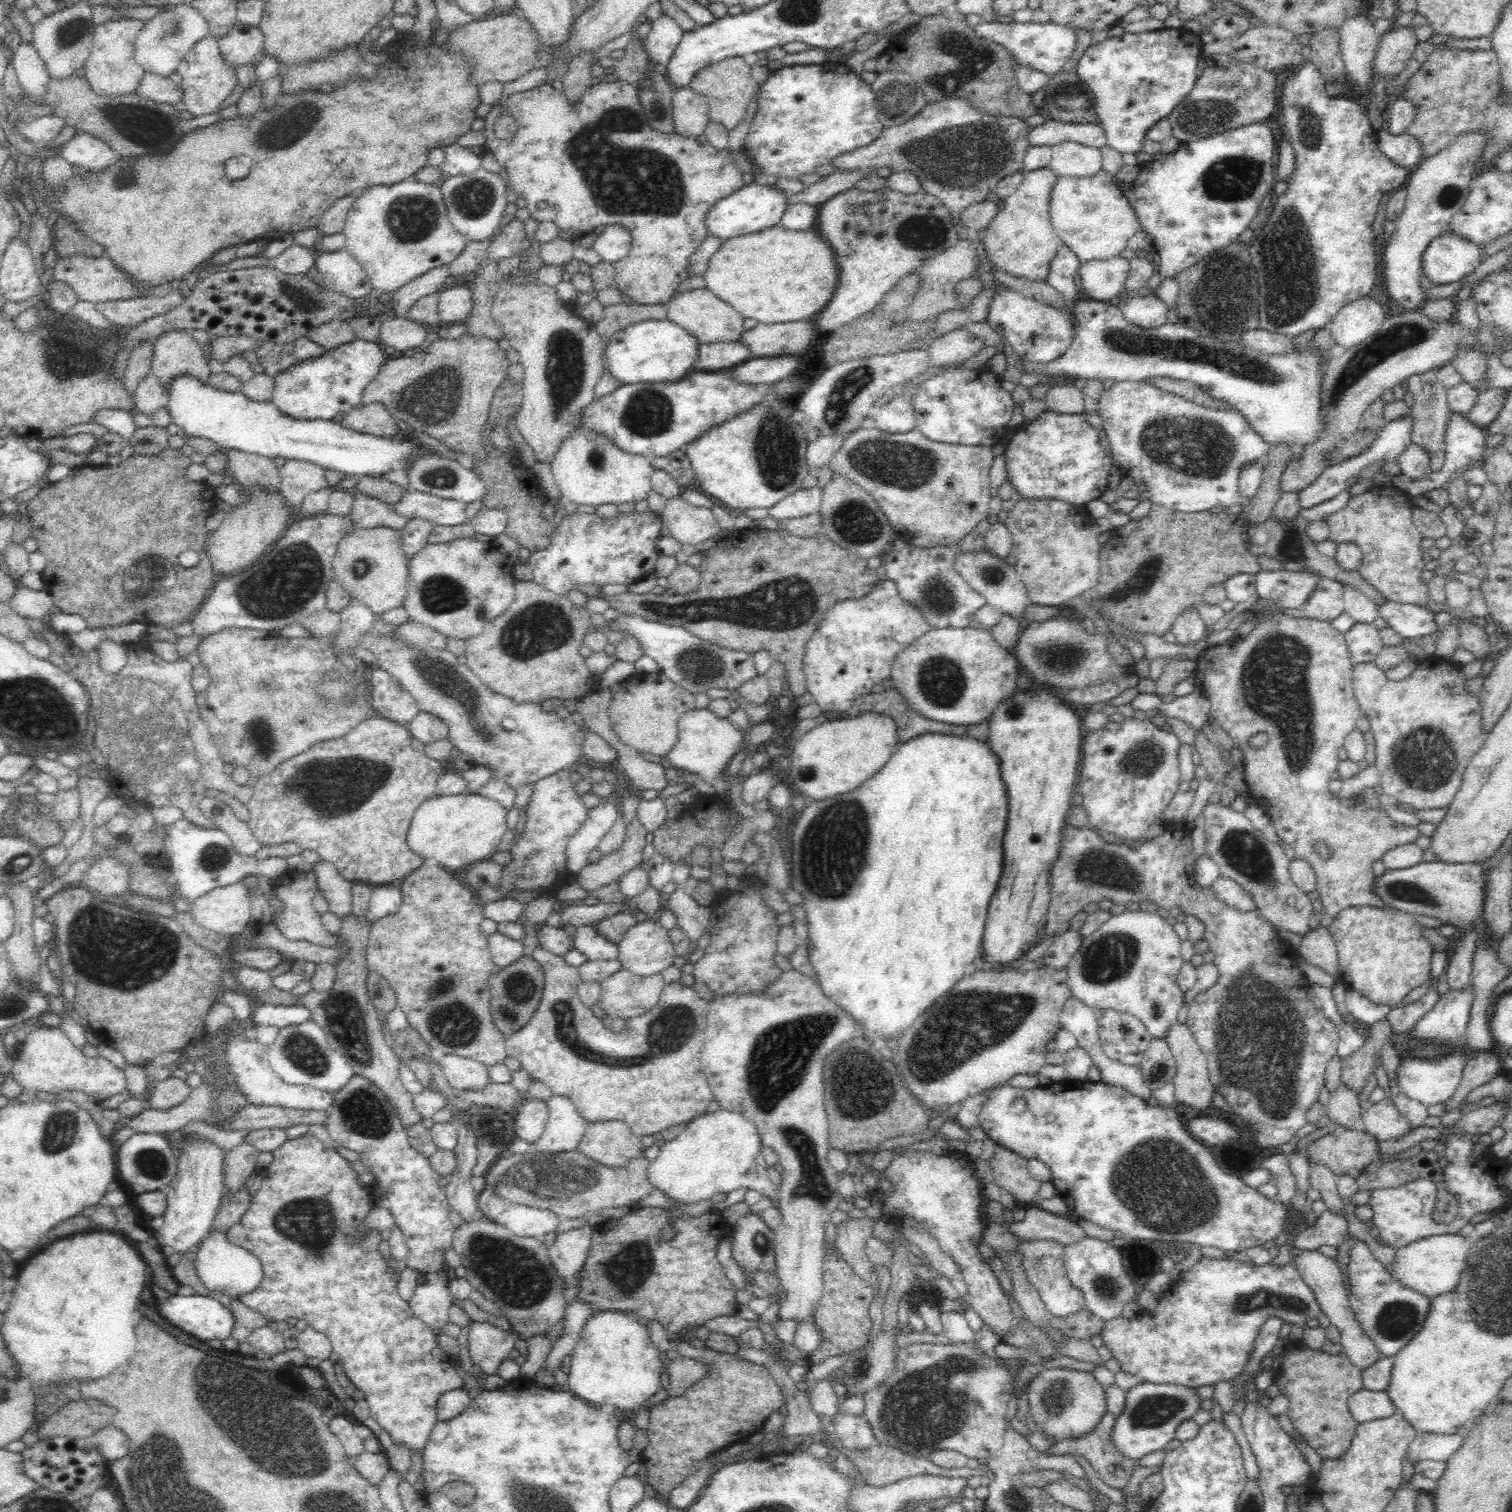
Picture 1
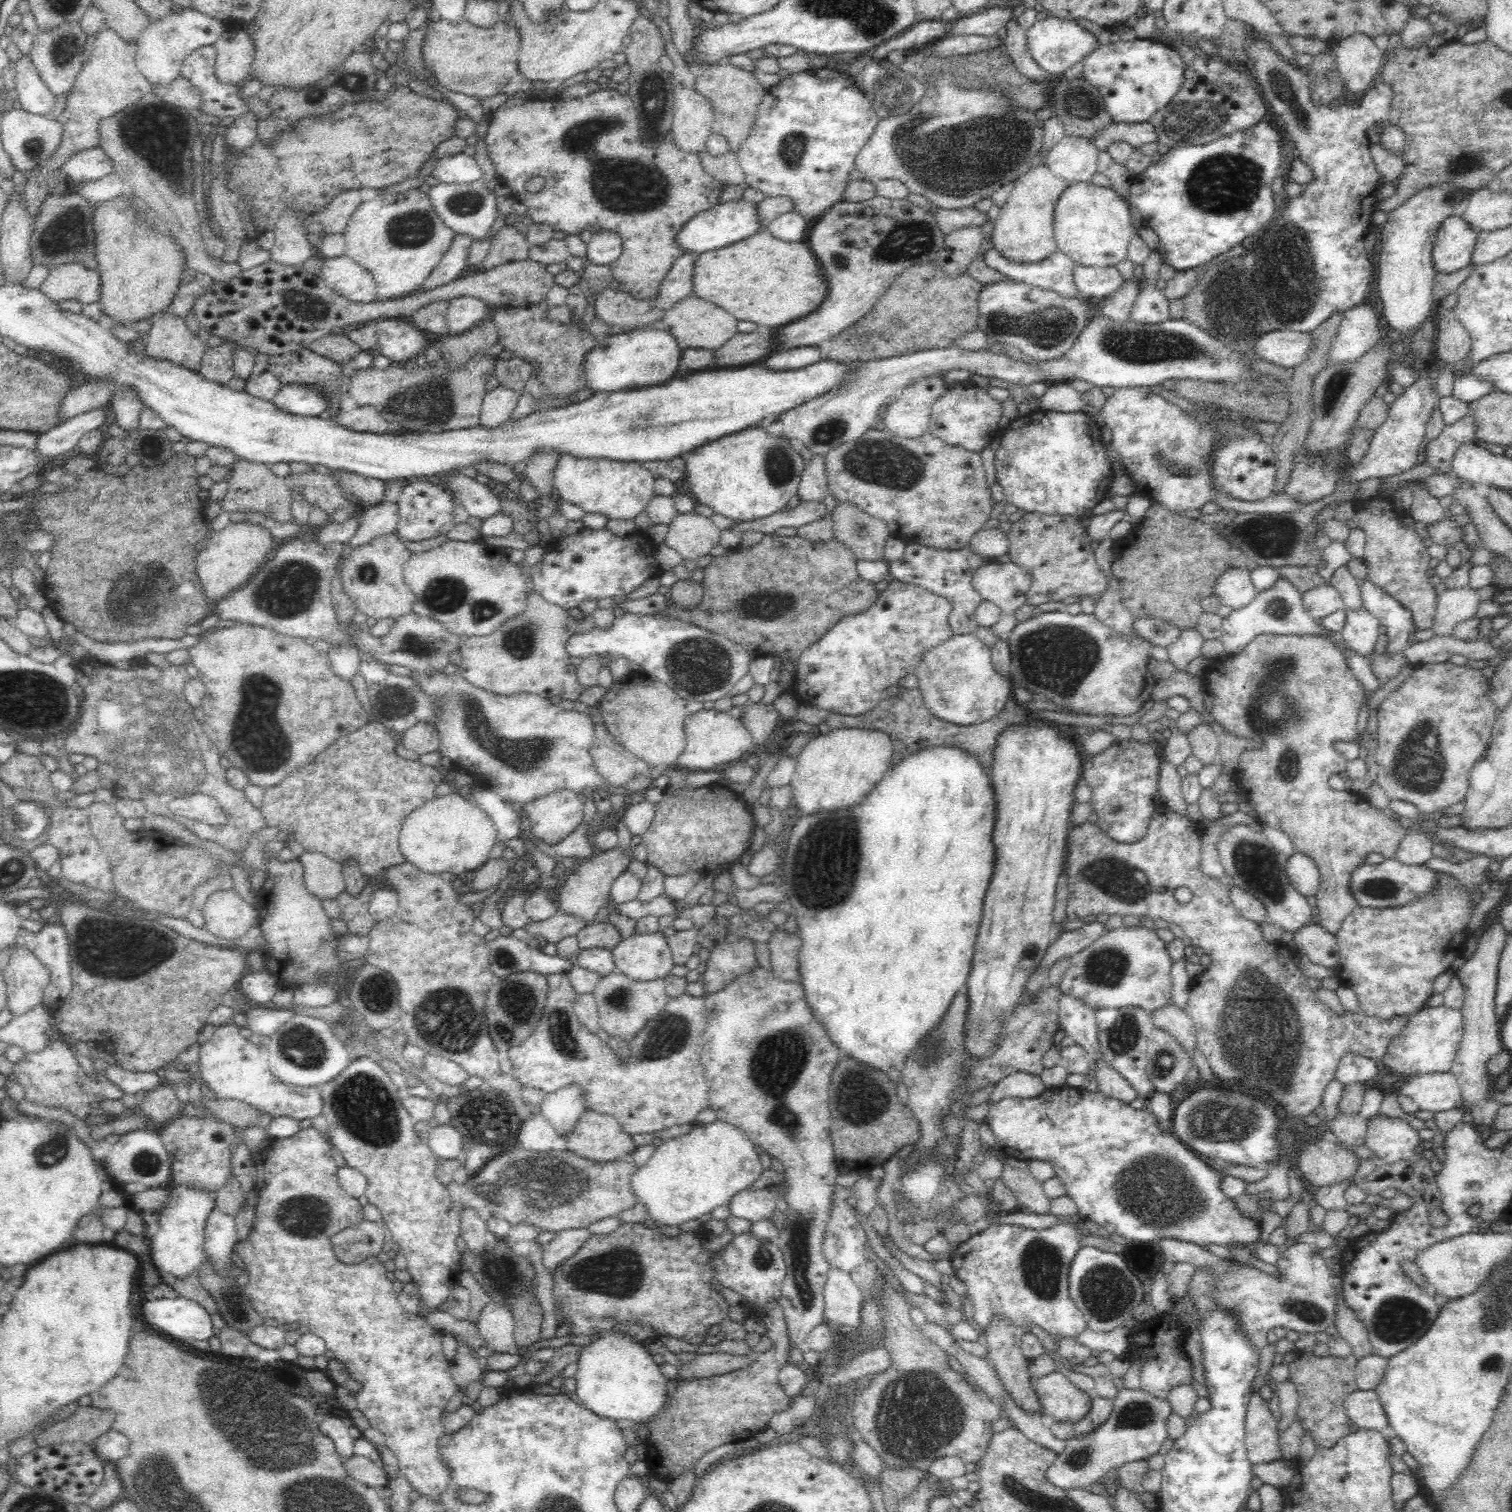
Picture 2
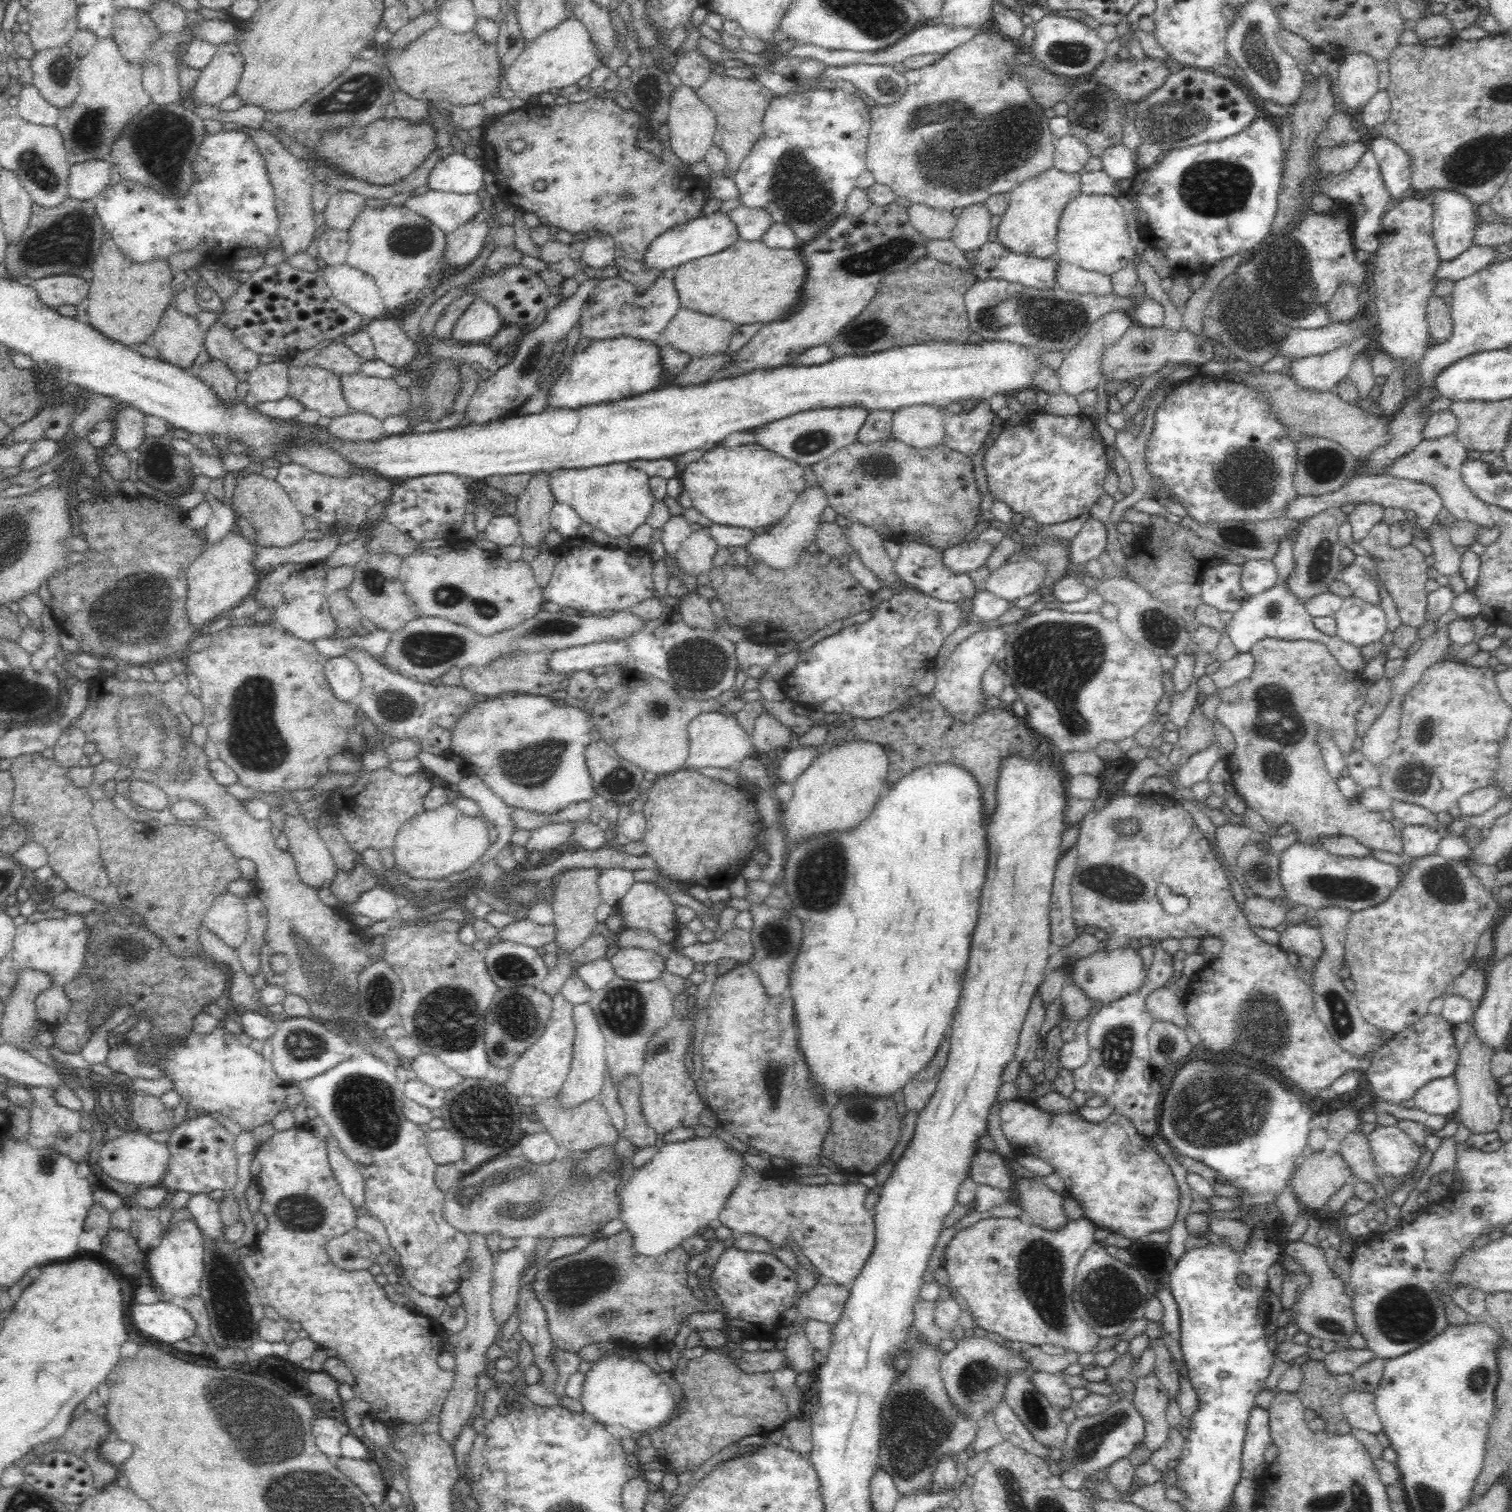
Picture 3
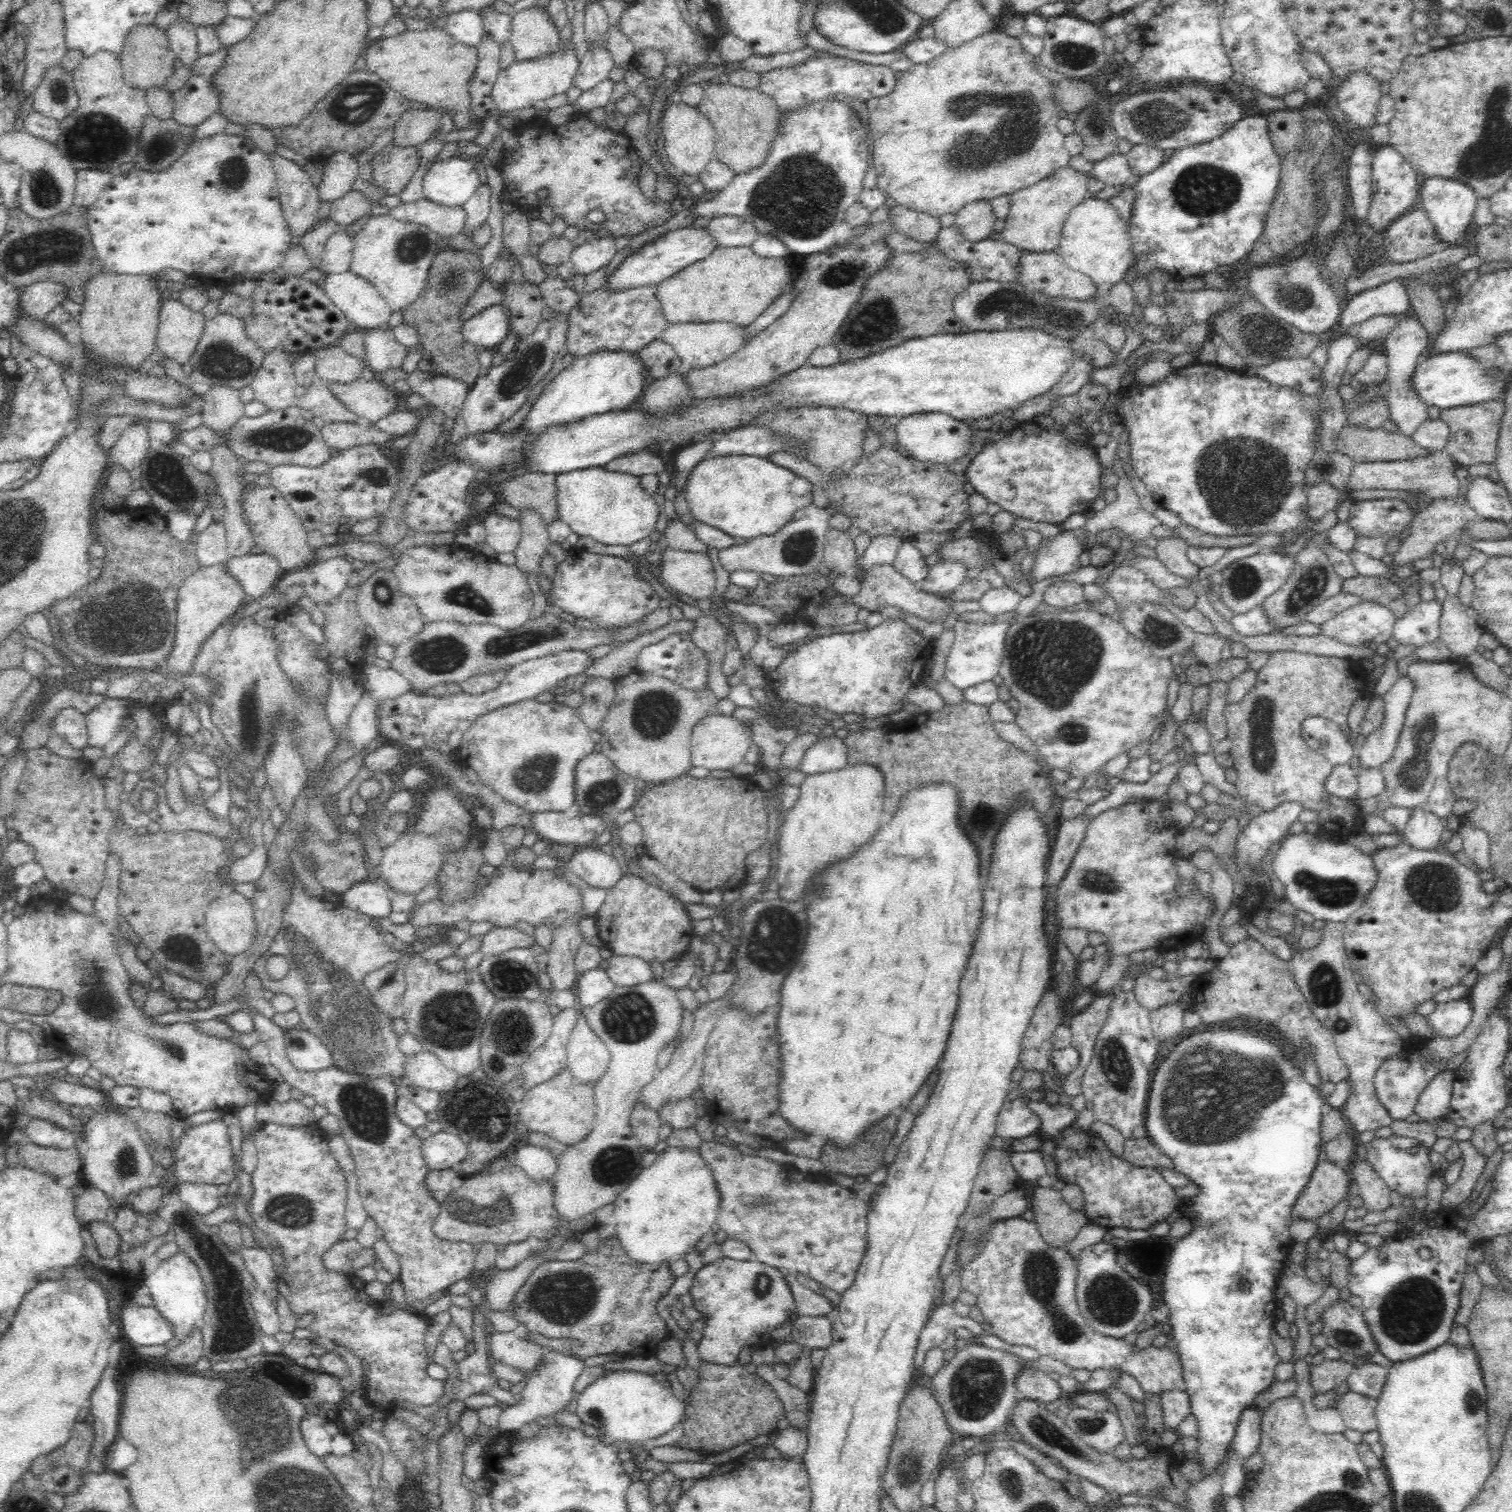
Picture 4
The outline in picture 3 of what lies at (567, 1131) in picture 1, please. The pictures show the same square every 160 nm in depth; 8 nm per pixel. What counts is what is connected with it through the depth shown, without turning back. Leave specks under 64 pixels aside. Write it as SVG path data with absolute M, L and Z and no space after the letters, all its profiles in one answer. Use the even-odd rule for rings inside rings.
M588 1003L573 1005L574 1046L572 1046L572 1064L568 1078L560 1090L562 1107L578 1107L578 1104L597 1098L604 1082L604 1036L600 1032L596 1017Z

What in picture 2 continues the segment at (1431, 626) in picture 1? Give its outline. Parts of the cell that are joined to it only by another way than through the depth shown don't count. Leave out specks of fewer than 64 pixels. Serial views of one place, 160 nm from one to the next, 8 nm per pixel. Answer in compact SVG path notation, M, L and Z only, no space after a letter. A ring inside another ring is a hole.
M1370 578L1360 580L1358 588L1362 597L1362 606L1380 621L1380 625L1388 629L1388 645L1384 656L1392 656L1404 651L1408 646L1408 637L1415 633L1412 613L1374 584Z

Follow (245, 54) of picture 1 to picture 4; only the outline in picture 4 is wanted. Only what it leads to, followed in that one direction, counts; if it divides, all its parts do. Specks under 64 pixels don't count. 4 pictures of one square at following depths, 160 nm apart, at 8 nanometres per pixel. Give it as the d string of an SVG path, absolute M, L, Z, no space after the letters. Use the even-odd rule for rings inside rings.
M191 75L190 80L186 84L171 94L172 103L174 103L172 119L176 123L186 125L188 127L196 127L204 120L212 116L218 108L218 93L216 89L210 85L209 77L201 75Z

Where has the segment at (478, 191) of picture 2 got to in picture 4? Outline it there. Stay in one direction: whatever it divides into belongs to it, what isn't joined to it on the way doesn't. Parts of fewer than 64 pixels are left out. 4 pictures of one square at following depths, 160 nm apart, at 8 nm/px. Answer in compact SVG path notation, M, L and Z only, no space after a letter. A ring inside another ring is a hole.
M424 197L418 202L401 203L400 206L392 208L386 214L397 220L430 228L439 234L442 245L445 245L443 241L446 236L462 233L466 222L466 212L463 206L445 208L440 204L433 204Z

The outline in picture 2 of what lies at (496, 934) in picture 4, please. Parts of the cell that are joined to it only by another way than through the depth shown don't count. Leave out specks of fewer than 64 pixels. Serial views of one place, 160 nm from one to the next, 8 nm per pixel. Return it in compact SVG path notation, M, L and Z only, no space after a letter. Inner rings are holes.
M558 911L557 914L541 921L530 921L522 928L528 934L528 939L542 937L546 942L560 942L562 938L574 936L580 929L586 927L582 919L572 915L563 914Z

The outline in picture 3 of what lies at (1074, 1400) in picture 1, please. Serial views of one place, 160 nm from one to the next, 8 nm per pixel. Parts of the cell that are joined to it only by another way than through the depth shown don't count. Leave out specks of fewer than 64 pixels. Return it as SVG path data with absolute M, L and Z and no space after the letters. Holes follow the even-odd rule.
M1034 1370L1029 1376L1031 1384L1052 1404L1058 1411L1063 1408L1071 1408L1072 1388L1066 1384L1061 1374L1047 1373Z

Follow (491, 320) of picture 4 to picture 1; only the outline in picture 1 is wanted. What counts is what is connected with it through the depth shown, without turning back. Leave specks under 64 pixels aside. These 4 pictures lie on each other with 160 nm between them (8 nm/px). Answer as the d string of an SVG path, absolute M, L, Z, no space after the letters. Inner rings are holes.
M468 286L443 288L438 293L441 326L465 323L473 307L472 291Z

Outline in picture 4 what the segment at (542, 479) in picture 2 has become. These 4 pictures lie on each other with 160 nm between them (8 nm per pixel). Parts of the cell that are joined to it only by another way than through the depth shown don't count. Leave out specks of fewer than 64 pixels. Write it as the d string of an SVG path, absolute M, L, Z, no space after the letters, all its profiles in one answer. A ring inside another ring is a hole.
M522 511L519 516L521 524L521 539L513 550L516 568L520 569L526 580L533 574L542 574L540 562L544 553L550 546L546 523L542 523L542 517L536 511Z

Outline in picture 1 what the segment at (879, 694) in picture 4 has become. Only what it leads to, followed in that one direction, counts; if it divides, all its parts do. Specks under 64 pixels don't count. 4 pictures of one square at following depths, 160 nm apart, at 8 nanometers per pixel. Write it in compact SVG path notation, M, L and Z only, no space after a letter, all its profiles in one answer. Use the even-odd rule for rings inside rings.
M892 579L877 582L872 592L865 597L841 600L835 604L823 618L818 630L805 647L803 657L803 672L806 674L806 689L812 695L813 702L824 711L852 710L852 704L860 698L873 693L875 685L889 680L892 676L892 666L898 654L902 654L910 644L914 644L920 636L934 630L926 621L923 612L911 602L906 602L899 594L896 583Z

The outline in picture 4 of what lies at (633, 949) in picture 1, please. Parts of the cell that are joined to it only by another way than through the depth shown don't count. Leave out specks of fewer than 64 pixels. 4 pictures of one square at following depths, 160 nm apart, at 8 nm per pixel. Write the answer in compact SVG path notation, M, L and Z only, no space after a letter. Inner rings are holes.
M612 955L607 962L606 972L608 978L616 987L633 987L637 984L652 981L650 963L644 961L644 959L636 956Z

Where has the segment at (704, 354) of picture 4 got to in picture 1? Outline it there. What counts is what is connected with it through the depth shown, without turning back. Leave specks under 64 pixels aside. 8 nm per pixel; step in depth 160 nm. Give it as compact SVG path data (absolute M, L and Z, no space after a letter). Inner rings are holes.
M704 289L678 293L668 304L666 319L684 327L700 344L738 341L740 334L744 332L744 317L726 301Z

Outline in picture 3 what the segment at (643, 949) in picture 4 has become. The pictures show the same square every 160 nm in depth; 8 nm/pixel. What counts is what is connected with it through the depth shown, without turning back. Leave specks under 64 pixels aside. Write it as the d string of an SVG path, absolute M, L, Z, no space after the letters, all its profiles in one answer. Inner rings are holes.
M634 881L616 904L624 930L640 930L653 934L660 944L673 945L682 927L675 917L676 906L668 899L663 886L650 882Z

